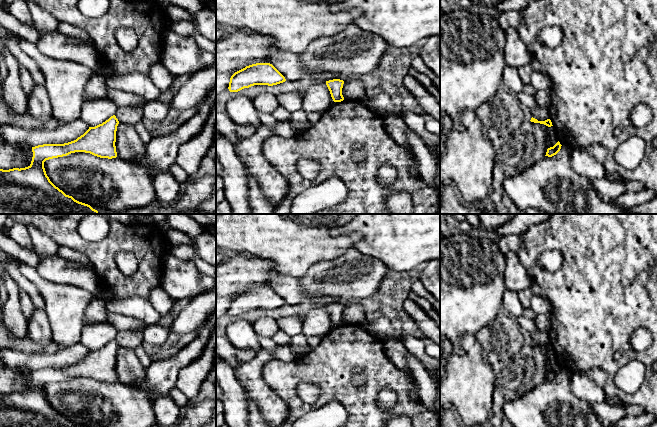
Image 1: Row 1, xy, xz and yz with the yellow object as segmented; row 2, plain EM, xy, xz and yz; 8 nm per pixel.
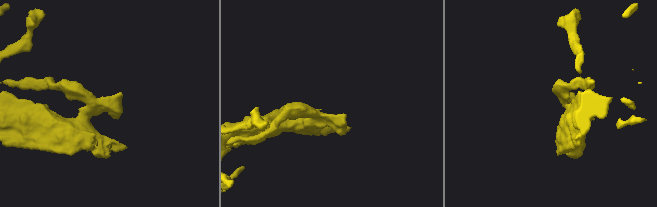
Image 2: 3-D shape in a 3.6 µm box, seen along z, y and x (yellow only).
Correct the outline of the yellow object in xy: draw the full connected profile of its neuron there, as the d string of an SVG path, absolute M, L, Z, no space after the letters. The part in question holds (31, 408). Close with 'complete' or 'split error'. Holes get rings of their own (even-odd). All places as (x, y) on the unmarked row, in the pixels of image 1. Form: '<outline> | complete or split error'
M115 339L89 353L76 364L64 368L43 368L32 371L31 388L25 392L0 393L0 427L82 427L66 419L49 403L44 386L49 383L67 380L75 376L90 377L100 382L116 382L116 355L119 348Z | complete

